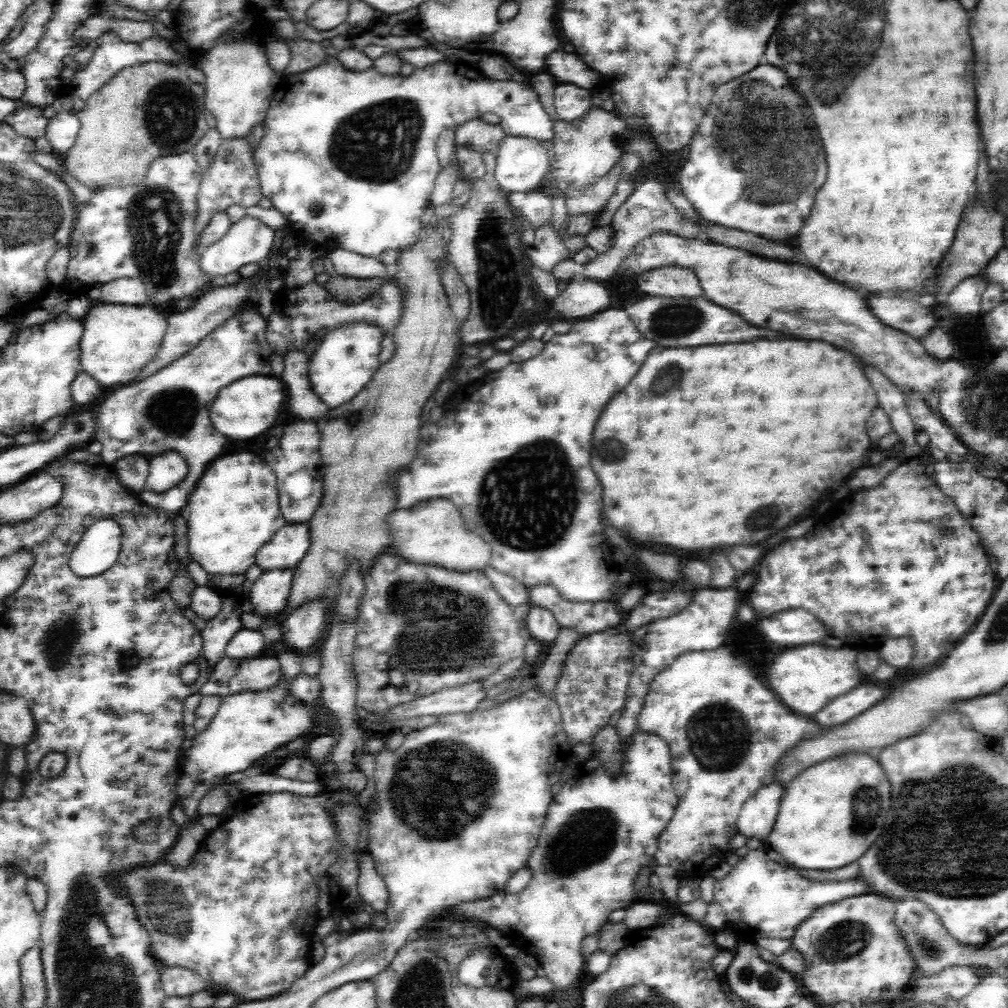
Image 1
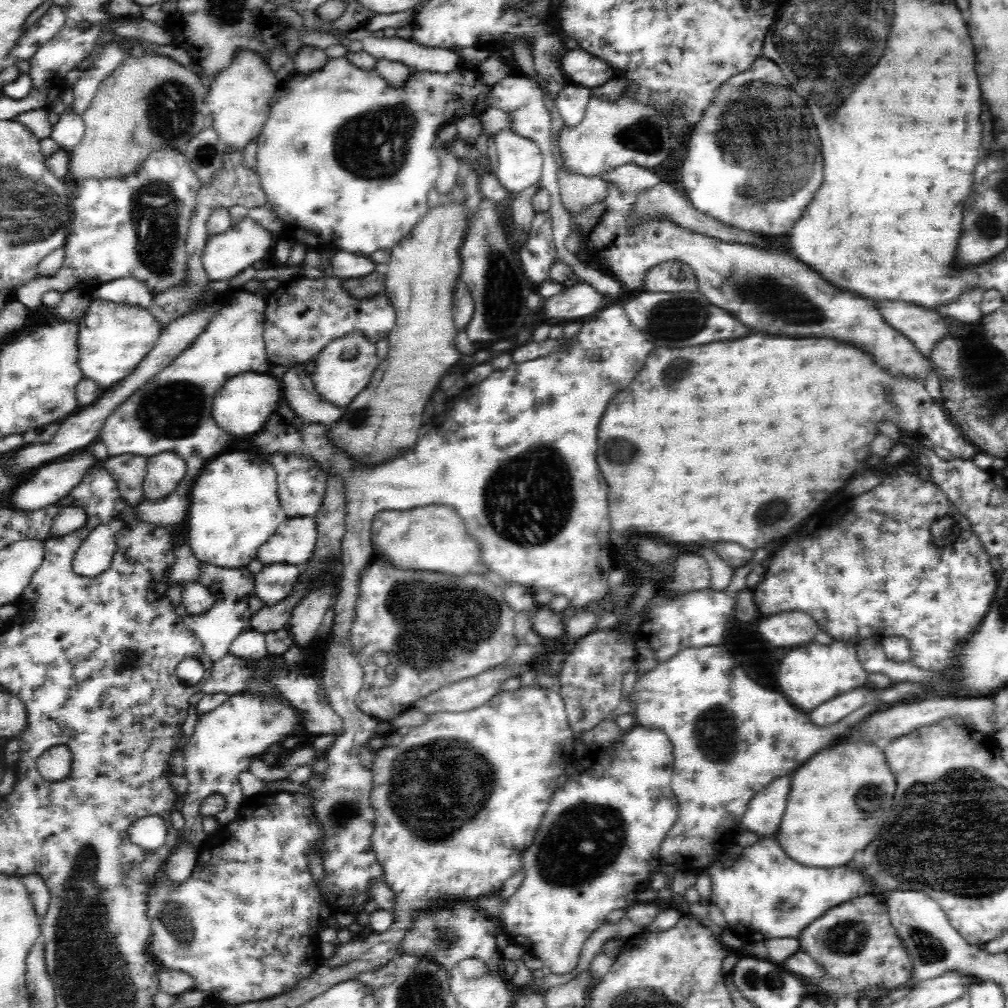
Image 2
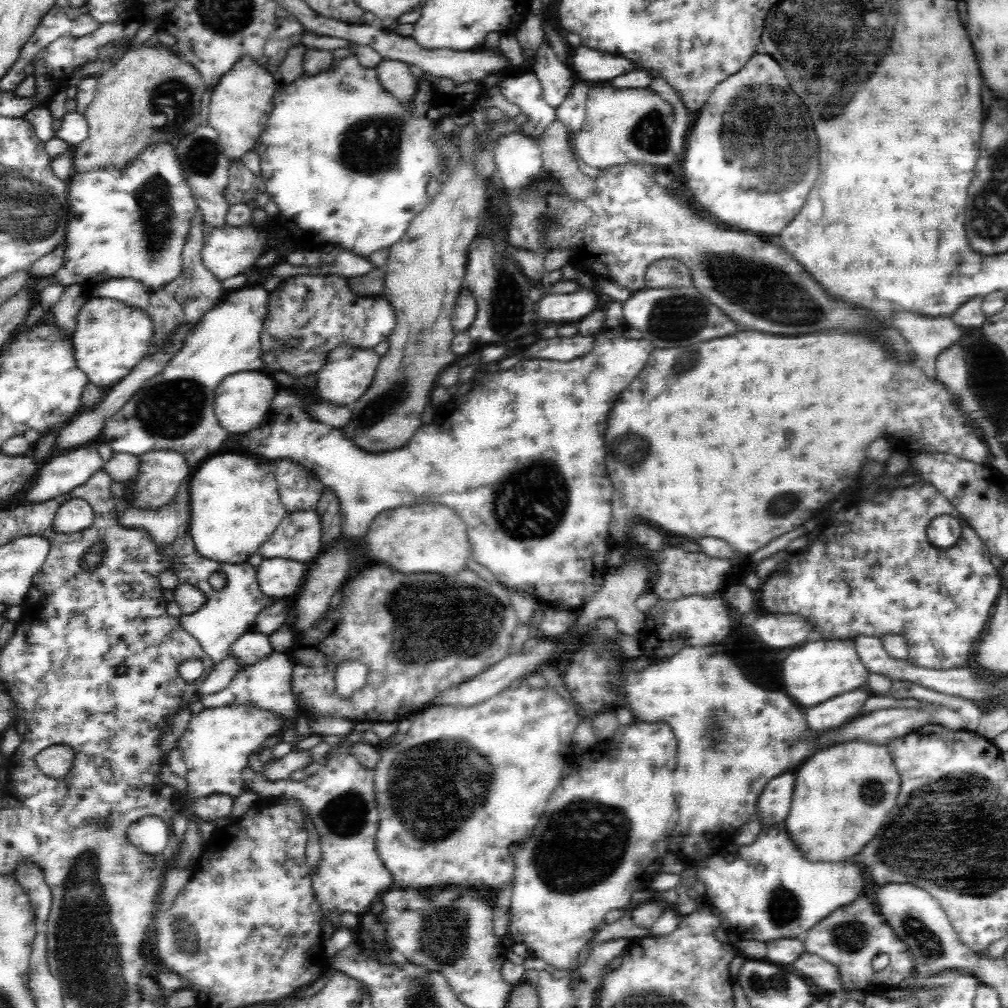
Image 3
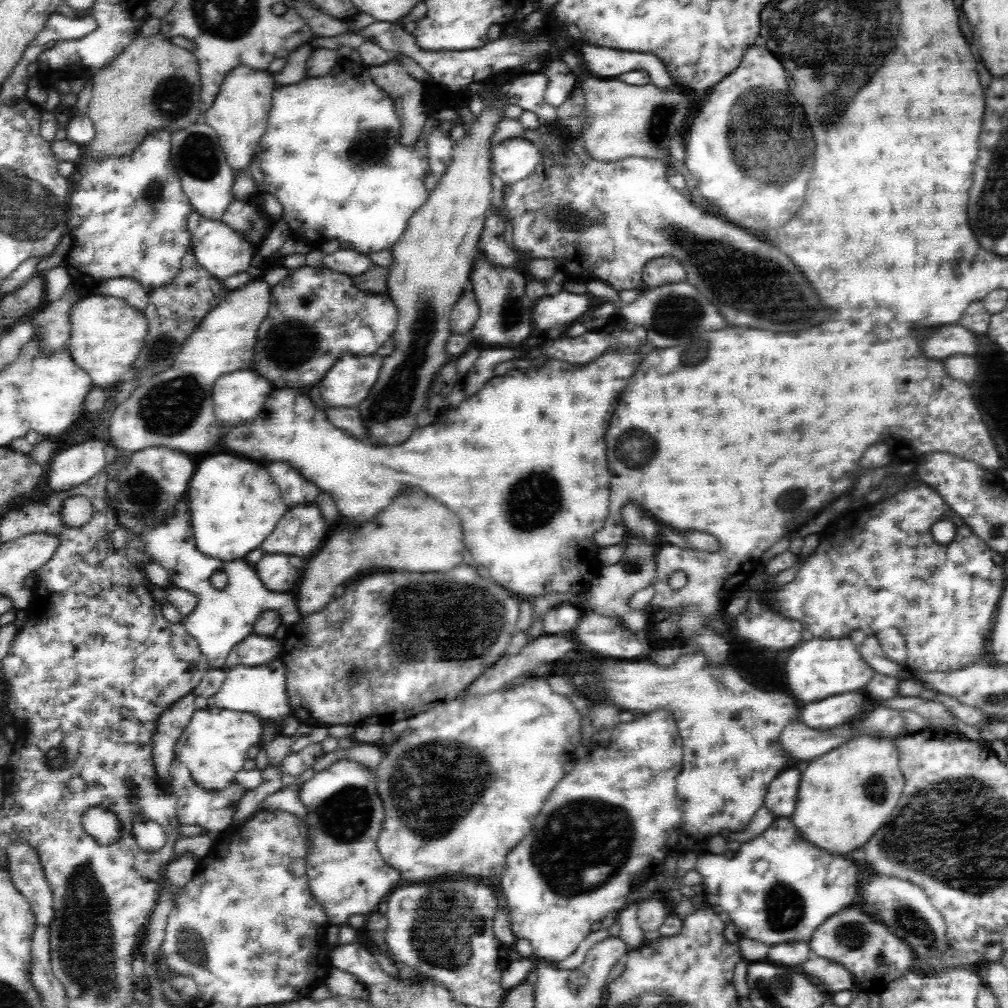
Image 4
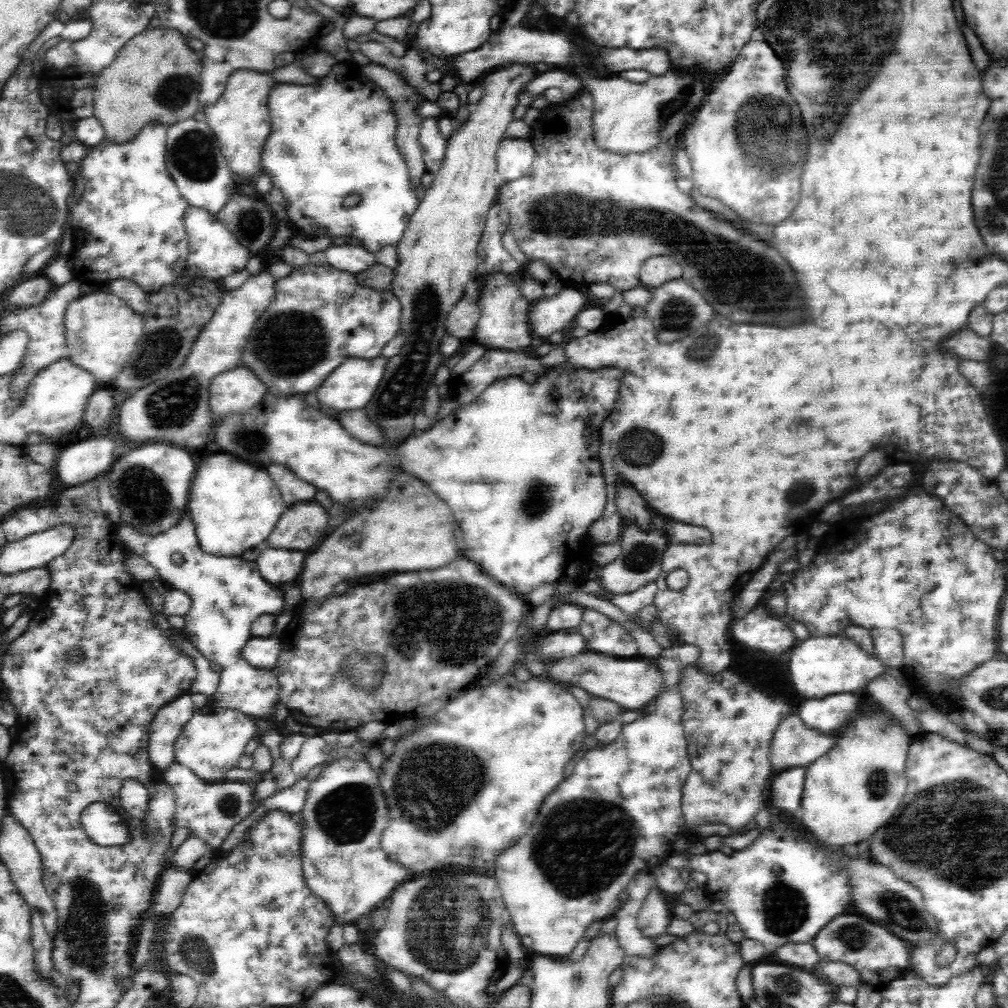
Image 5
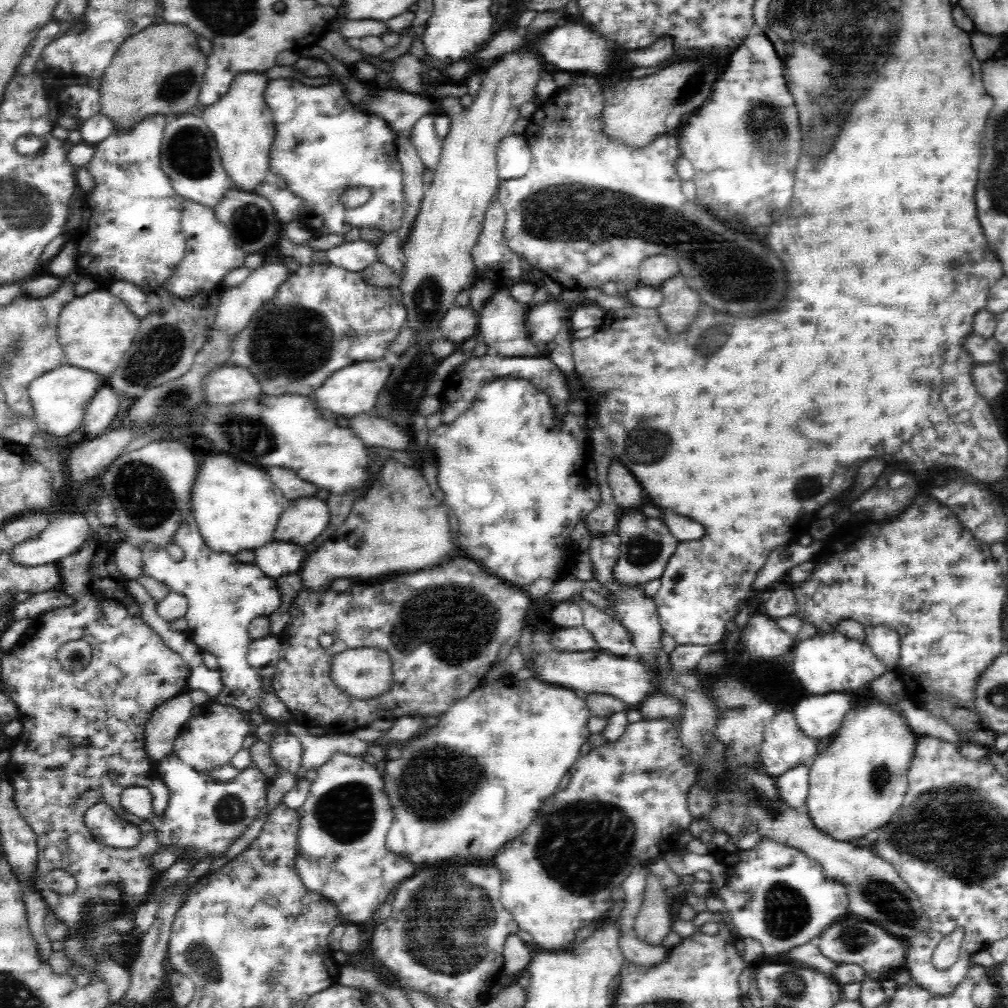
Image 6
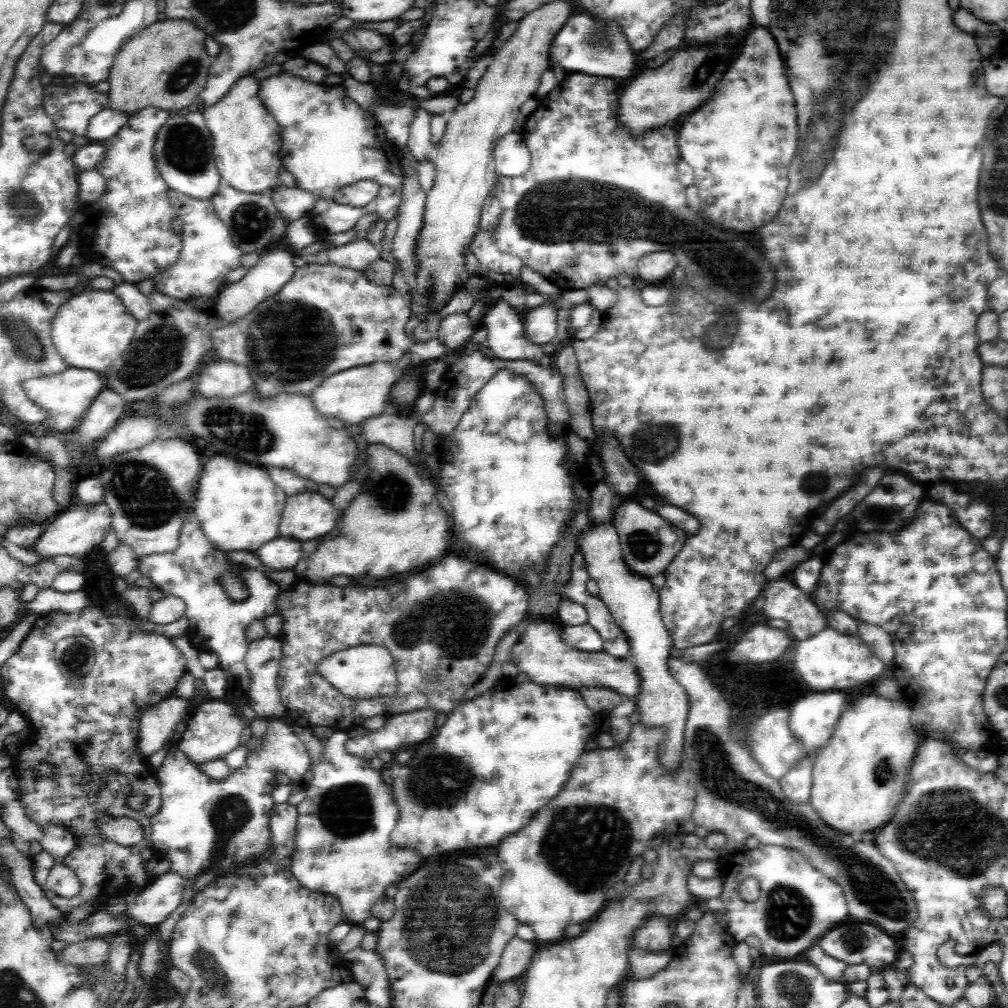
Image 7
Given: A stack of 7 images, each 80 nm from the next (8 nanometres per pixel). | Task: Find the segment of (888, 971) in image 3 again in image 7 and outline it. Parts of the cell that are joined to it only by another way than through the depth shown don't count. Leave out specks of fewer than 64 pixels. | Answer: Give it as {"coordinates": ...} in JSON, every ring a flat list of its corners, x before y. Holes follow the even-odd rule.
{"coordinates":[[846,920,842,924,830,930,818,944,824,952,836,960,844,962,847,966,854,964,864,964,870,968,871,972,886,969,886,966,894,965,898,960,898,946,894,944,894,938,890,938,888,934,884,934,882,930,870,926,870,924,860,924,860,921]]}

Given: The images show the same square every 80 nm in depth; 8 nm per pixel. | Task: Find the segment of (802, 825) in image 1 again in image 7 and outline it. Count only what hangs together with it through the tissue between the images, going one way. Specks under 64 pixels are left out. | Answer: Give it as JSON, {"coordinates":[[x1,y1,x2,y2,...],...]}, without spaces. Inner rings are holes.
{"coordinates":[[862,696,840,715,830,742,813,755,812,784,809,804,823,823,842,834,870,832,888,824,901,803,916,750,923,738,913,725,910,704,901,704,880,696]]}

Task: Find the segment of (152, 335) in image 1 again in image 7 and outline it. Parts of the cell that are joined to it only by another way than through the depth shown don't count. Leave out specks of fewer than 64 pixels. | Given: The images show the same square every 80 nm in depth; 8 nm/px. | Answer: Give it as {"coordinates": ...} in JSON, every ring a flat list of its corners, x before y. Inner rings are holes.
{"coordinates":[[89,288,82,291,82,294,70,297,57,310,51,320,51,335,57,351,67,365,104,375,133,342,138,323,112,291]]}

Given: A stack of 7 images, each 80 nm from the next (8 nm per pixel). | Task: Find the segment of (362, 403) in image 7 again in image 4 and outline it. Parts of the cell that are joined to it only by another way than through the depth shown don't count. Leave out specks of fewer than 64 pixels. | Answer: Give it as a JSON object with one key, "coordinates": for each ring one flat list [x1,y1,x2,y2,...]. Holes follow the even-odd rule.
{"coordinates":[[343,353,318,382,322,398,330,407,356,407,362,402,378,378,383,356]]}

